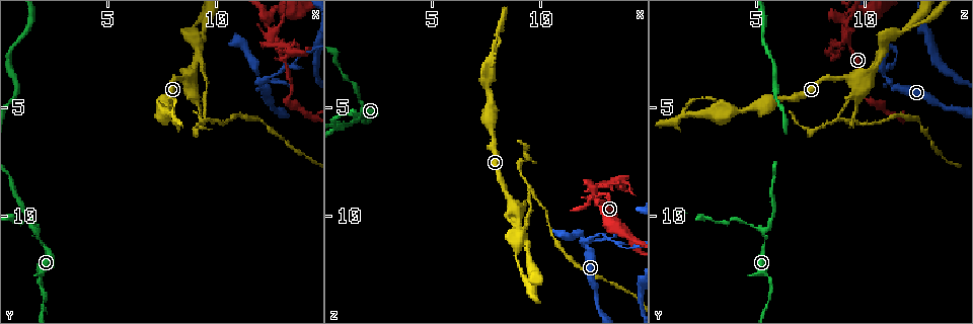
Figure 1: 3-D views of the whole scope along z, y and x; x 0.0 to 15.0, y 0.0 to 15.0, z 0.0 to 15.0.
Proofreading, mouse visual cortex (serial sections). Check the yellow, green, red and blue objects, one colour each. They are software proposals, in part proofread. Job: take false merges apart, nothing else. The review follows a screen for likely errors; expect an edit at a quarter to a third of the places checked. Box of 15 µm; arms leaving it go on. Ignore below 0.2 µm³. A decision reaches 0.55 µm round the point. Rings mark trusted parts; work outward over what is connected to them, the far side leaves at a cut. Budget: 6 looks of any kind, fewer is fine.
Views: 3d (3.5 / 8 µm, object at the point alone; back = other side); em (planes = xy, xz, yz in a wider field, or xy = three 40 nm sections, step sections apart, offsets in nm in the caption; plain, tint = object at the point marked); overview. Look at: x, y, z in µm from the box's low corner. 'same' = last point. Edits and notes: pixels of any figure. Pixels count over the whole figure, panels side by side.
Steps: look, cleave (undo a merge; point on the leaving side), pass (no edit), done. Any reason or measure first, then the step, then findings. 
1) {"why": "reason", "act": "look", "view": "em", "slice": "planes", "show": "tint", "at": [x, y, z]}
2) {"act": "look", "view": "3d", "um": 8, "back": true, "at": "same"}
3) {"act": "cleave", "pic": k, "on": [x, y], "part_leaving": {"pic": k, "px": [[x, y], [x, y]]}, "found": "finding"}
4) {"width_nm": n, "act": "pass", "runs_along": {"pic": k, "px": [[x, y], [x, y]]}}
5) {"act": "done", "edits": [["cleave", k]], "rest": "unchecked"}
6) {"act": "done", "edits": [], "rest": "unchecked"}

{"why": "a fork", "act": "look", "view": "3d", "um": 3.5, "at": [9.0, 3.0, 10.5]}

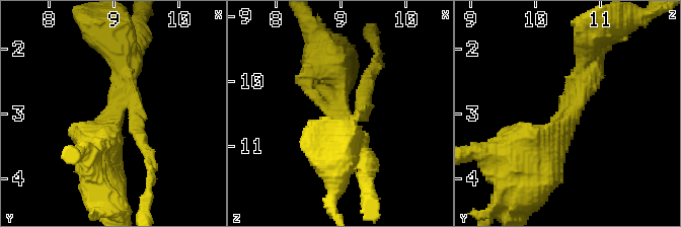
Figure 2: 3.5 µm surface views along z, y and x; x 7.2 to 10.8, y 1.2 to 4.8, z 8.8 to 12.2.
{"arms": 3, "arm_widths_nm": [150, 300, 450], "why": "need the tissue", "act": "look", "view": "em", "slice": "xy", "step": 1, "show": "tint", "at": [9.00, 3.00, 10.60]}

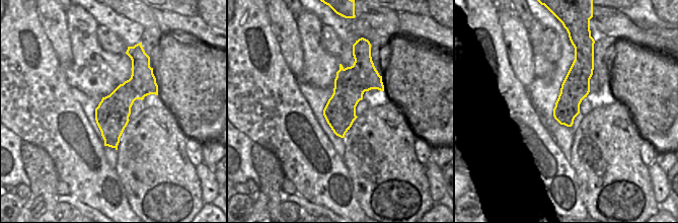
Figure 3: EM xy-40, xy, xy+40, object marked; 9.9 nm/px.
{"act": "look", "view": "em", "slice": "planes", "show": "tint", "at": "same"}

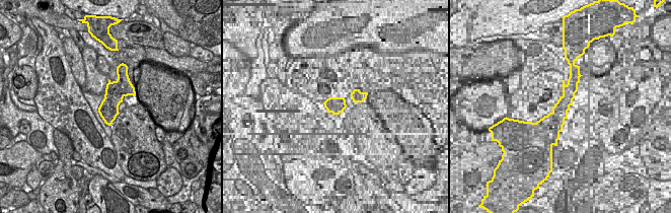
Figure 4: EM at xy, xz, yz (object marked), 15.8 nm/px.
{"act": "pass", "runs_along": {"pic": 2, "px": [[533, 163], [573, 117], [588, 51]]}, "found": "continuous, no second cell"}

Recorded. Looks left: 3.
{"why": "three-way junction", "act": "look", "view": "3d", "um": 3.5, "at": [12.2, 3.8, 11.2]}

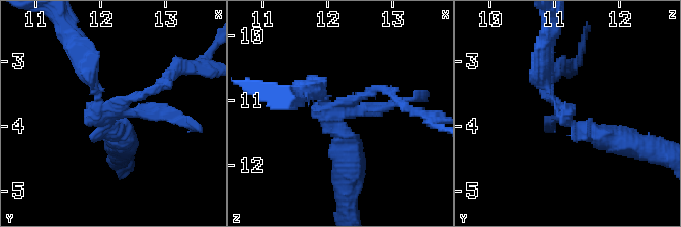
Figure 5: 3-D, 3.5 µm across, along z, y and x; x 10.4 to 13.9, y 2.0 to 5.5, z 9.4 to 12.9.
{"act": "cleave", "pic": 5, "on": [147, 110], "found": "a second cell is stuck on"}

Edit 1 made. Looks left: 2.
{"why": "arms part here", "act": "look", "view": "3d", "um": 3.5, "at": [12.6, 2.0, 9.1]}

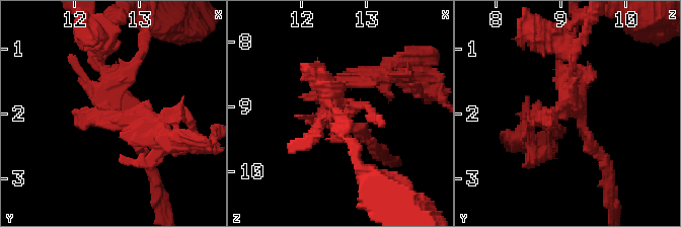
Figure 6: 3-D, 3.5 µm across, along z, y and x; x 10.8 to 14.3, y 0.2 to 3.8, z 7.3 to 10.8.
{"act": "look", "view": "em", "slice": "xy", "step": 1, "show": "tint", "at": [12.60, 1.90, 9.15]}

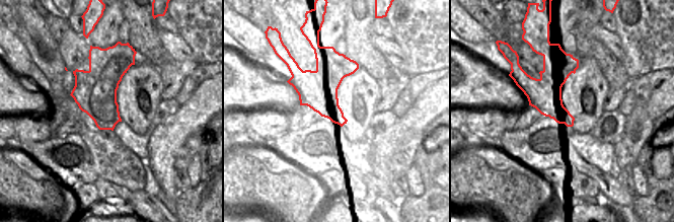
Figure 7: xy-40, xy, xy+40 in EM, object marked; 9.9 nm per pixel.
{"act": "cleave", "pic": 6, "on": [351, 110], "part_leaving": {"pic": 6, "px": [[109, 106], [109, 75], [97, 63], [106, 28]]}, "found": "two cells meet here"}

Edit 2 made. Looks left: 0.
{"act": "done", "edits": [["cleave", 5], ["cleave", 6]], "rest": "unchecked"}

